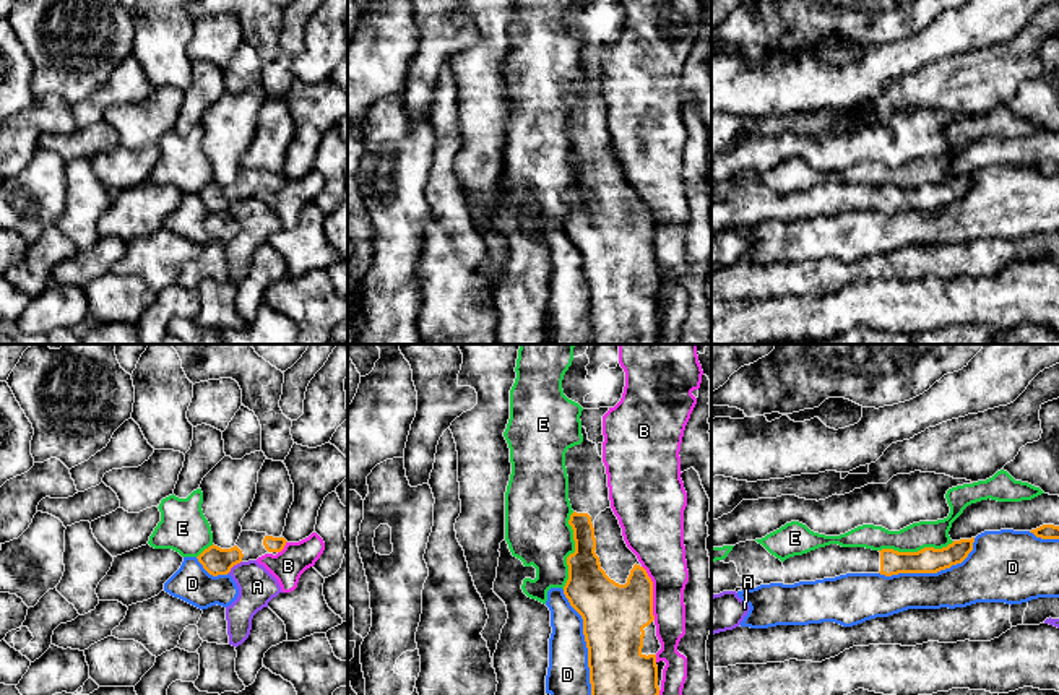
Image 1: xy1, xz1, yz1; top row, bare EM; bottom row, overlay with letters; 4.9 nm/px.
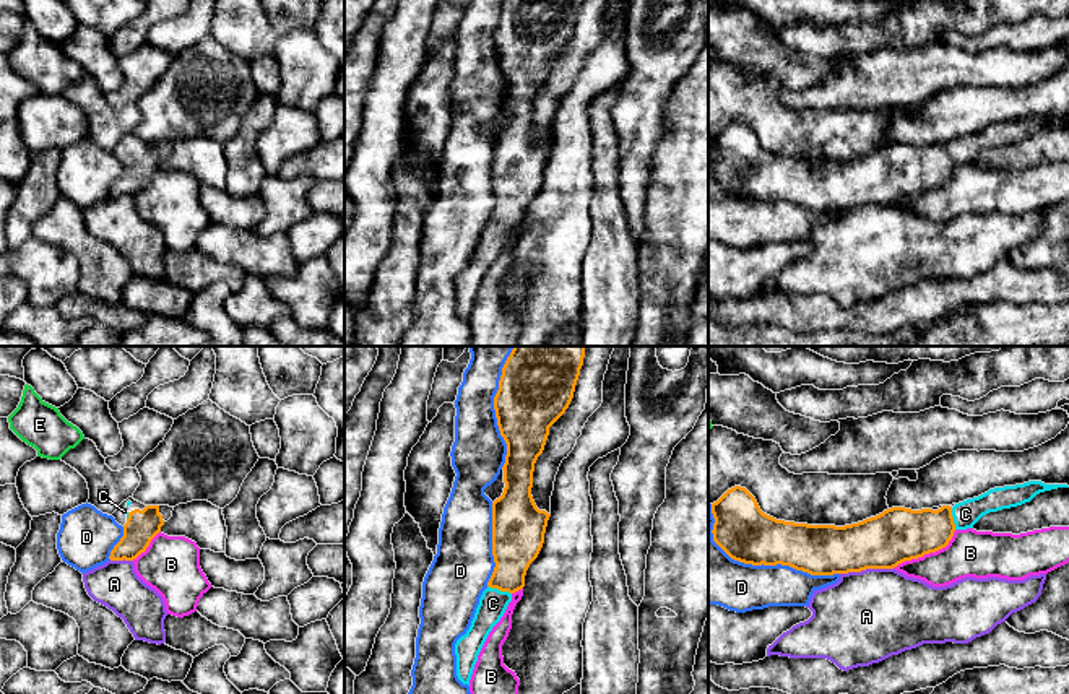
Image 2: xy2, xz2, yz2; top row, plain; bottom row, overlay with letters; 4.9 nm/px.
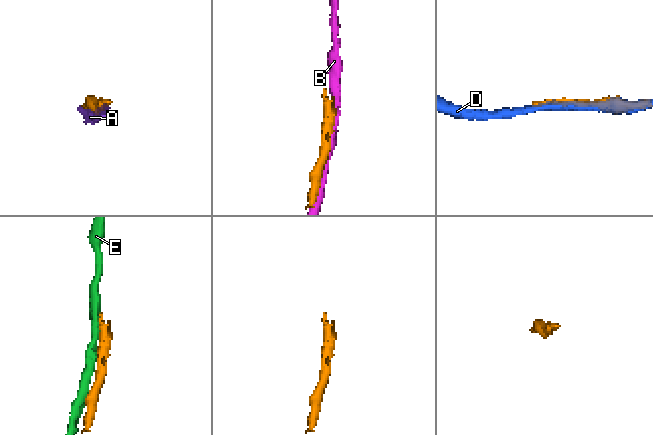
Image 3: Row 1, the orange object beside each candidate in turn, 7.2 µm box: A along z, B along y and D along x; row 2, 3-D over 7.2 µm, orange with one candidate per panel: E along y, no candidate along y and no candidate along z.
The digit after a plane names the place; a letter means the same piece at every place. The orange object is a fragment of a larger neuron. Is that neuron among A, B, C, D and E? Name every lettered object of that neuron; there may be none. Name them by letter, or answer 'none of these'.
C

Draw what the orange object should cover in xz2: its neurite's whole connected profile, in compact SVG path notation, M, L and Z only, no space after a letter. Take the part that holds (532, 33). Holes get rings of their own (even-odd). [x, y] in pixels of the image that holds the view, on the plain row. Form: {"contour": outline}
{"contour": "M504 0L494 46L500 72L507 80L504 106L504 128L492 138L492 192L494 208L479 234L470 265L455 280L457 312L470 322L478 291L504 252L512 231L525 223L530 200L538 193L551 150L539 146L533 137L533 107L543 89L549 63L569 44L583 0Z"}

